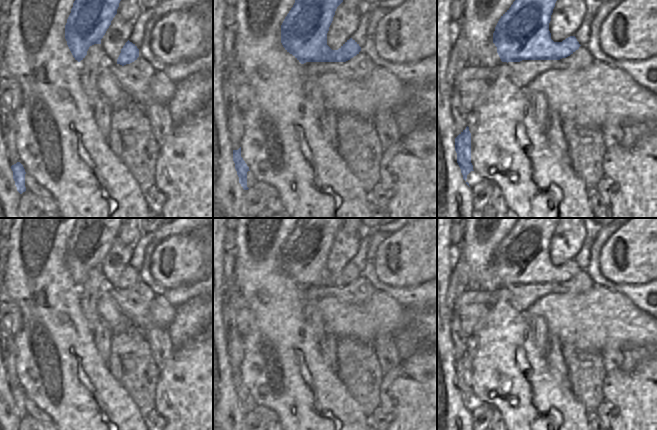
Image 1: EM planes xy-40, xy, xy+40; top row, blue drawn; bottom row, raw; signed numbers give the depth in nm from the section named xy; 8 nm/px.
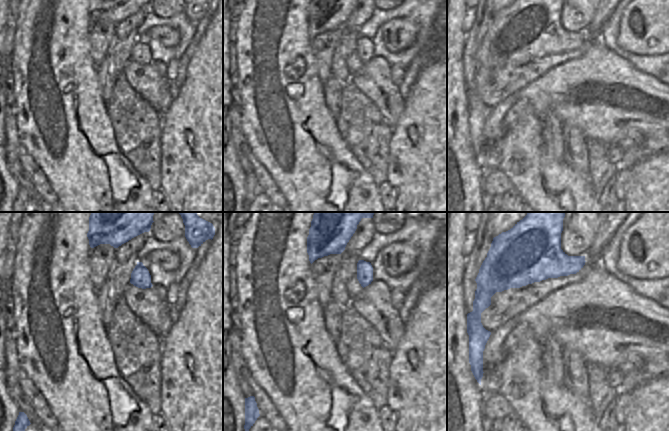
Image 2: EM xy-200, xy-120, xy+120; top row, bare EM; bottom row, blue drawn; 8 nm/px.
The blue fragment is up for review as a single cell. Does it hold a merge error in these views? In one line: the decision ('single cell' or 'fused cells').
single cell

